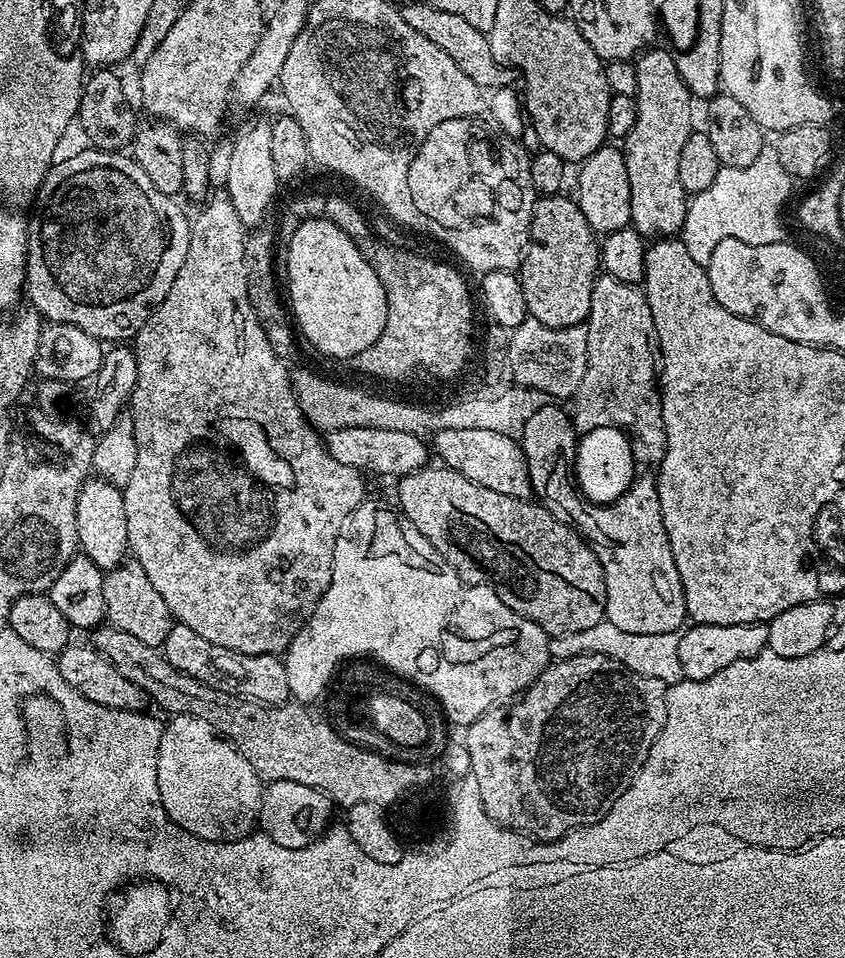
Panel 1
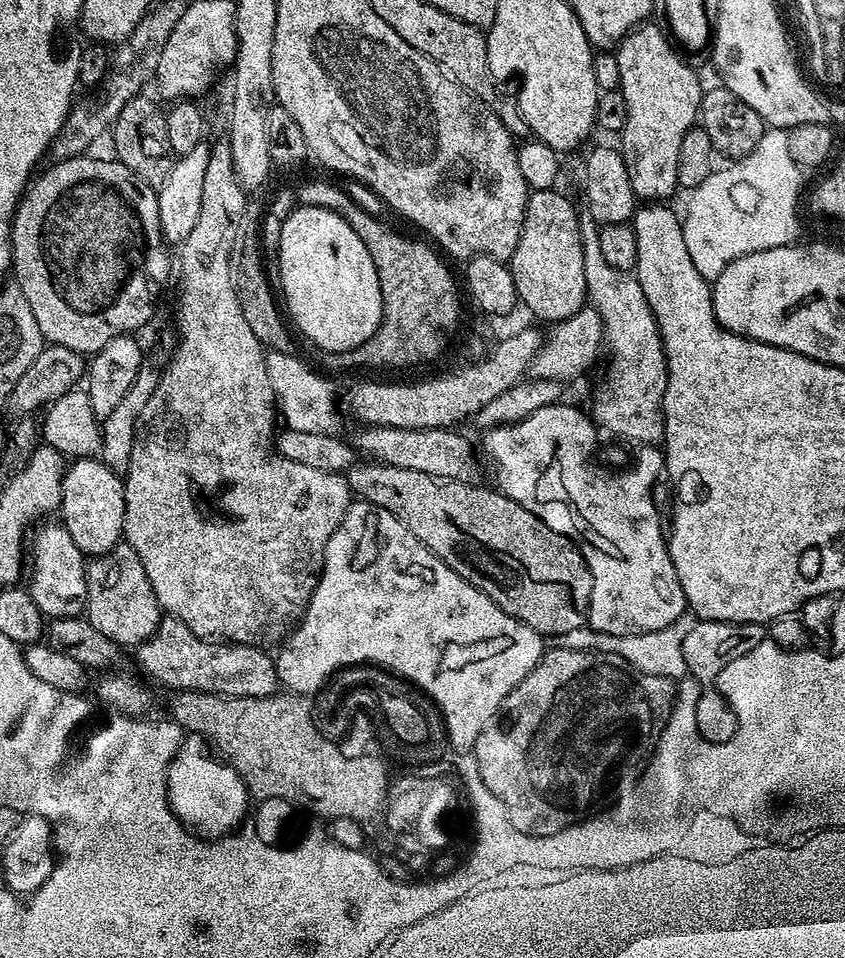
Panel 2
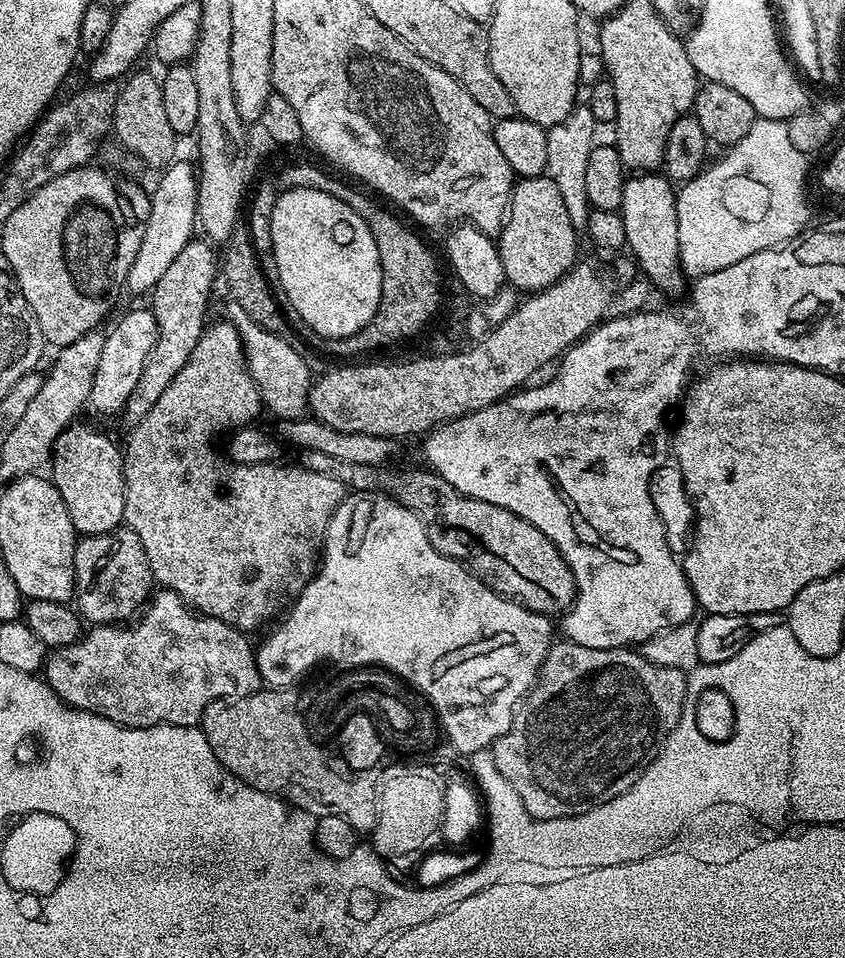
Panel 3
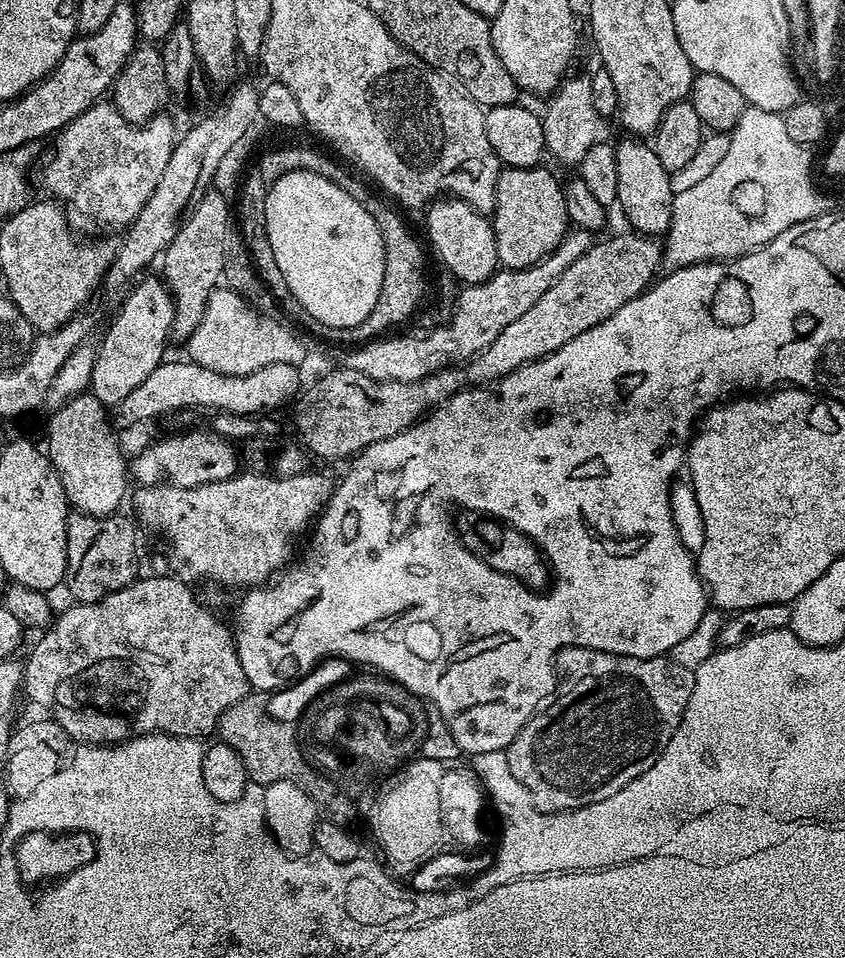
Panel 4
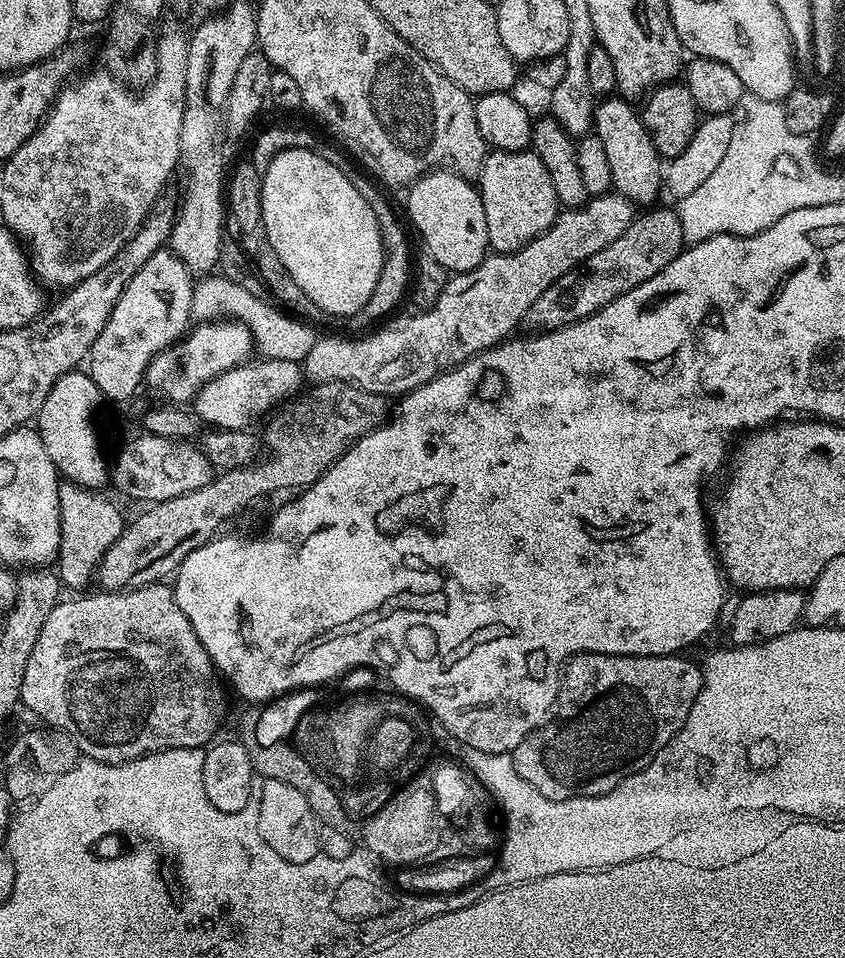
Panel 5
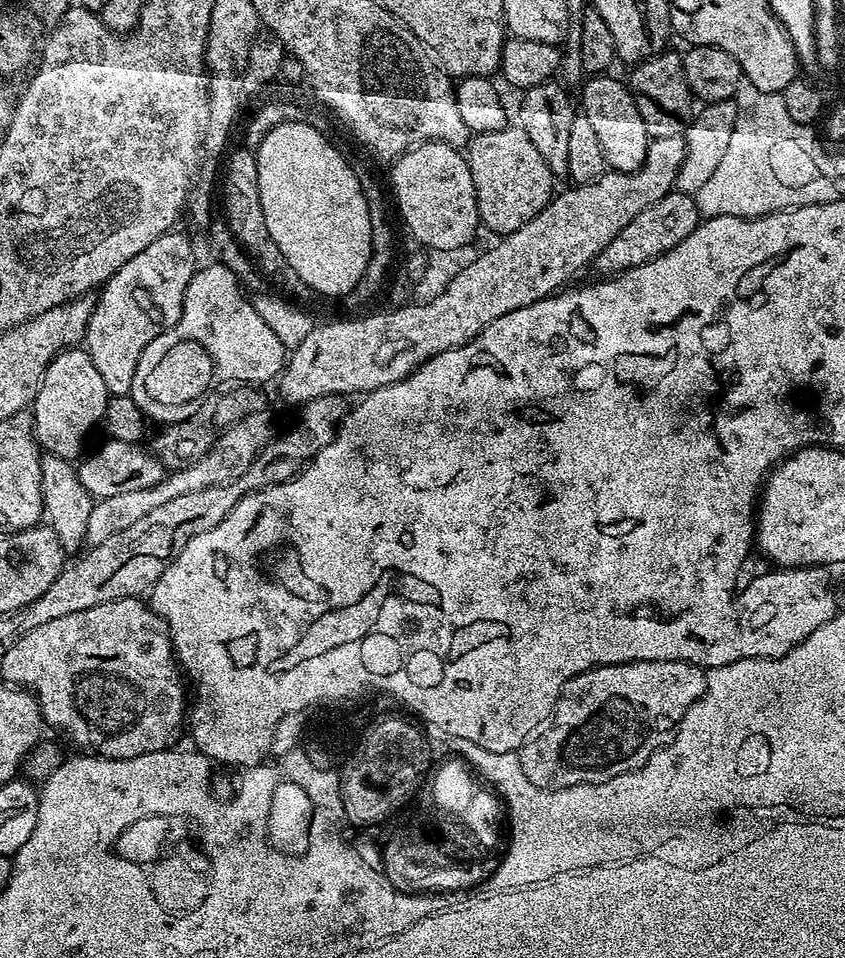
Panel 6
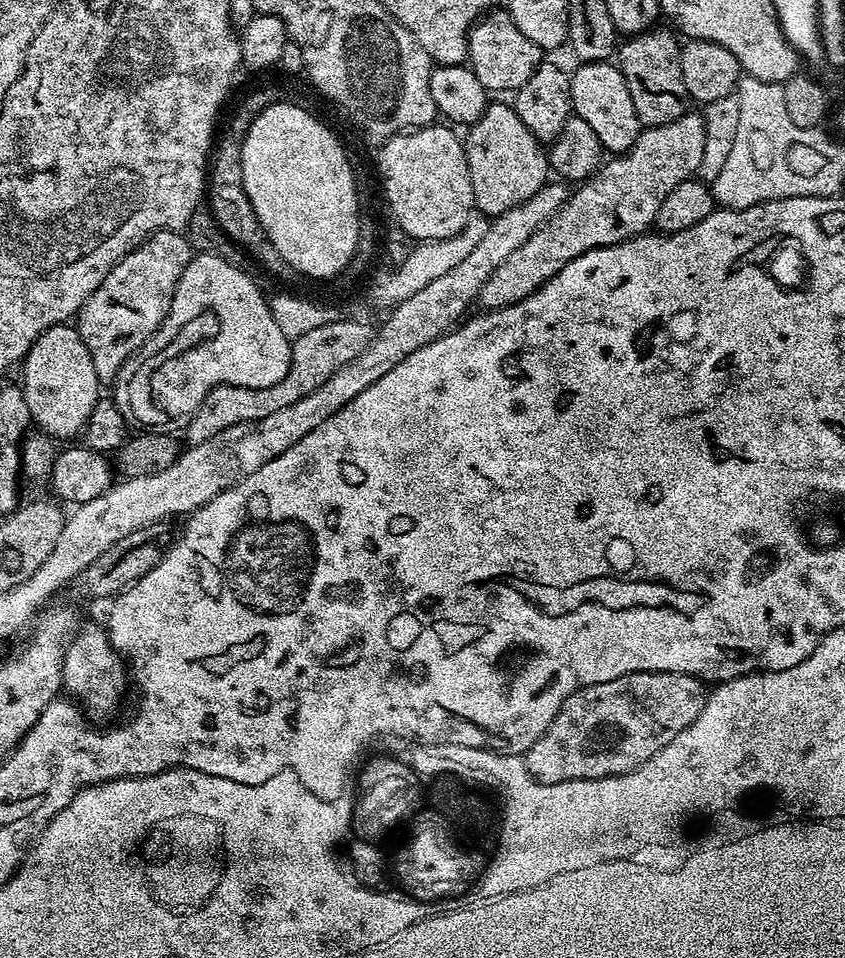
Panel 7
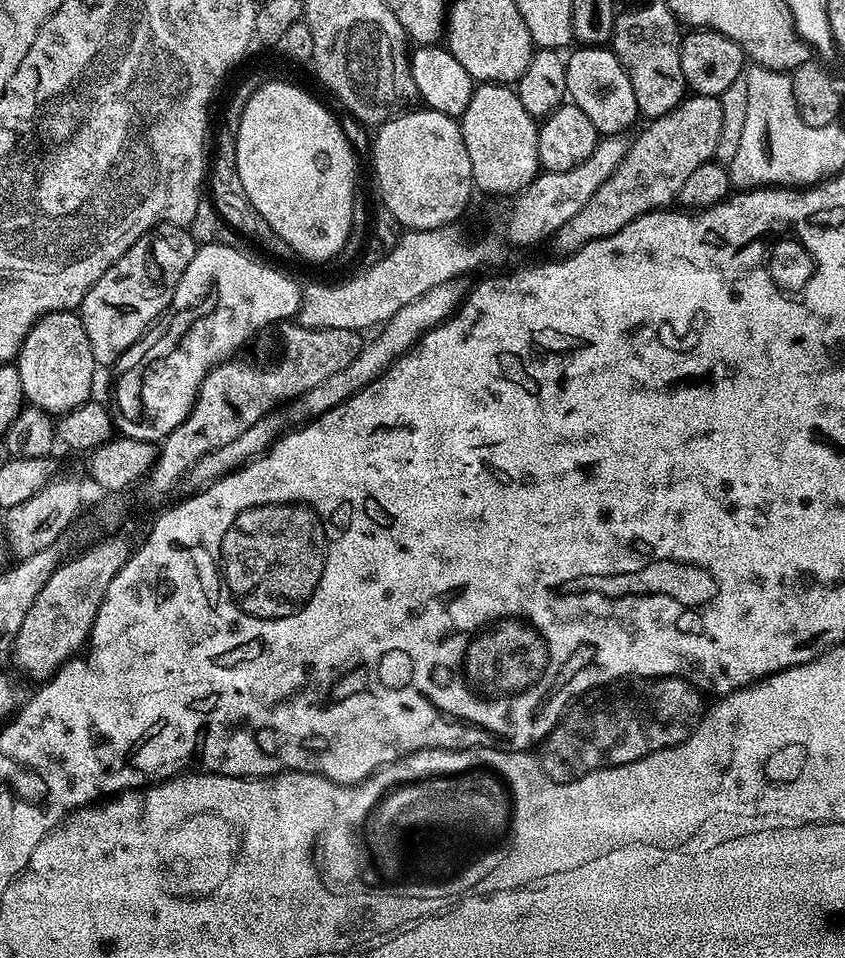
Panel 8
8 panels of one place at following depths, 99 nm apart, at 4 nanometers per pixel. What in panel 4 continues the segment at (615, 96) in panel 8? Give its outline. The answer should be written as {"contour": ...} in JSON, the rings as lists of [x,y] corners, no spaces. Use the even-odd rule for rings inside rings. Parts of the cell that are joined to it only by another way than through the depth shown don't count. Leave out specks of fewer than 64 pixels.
{"contour":[[[624,138],[621,144],[615,145],[616,161],[618,162],[618,208],[624,211],[624,216],[629,220],[635,231],[657,238],[663,237],[668,231],[672,221],[672,197],[674,195],[671,186],[671,175],[658,162],[658,154],[651,143],[640,138]]]}

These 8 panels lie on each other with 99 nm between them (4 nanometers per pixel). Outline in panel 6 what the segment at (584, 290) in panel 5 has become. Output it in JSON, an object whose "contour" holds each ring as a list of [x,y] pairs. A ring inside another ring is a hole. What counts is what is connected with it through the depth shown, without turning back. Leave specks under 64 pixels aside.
{"contour":[[[677,190],[667,192],[658,202],[654,202],[654,206],[646,206],[646,210],[642,210],[642,214],[638,214],[638,218],[634,218],[634,222],[630,222],[630,226],[626,226],[626,230],[622,230],[622,234],[618,234],[618,238],[614,238],[610,246],[606,246],[606,250],[598,253],[594,261],[594,269],[596,268],[597,272],[595,275],[611,278],[628,269],[648,264],[651,260],[664,256],[674,246],[678,246],[678,242],[689,236],[701,222],[702,217],[696,209],[695,195]]]}

